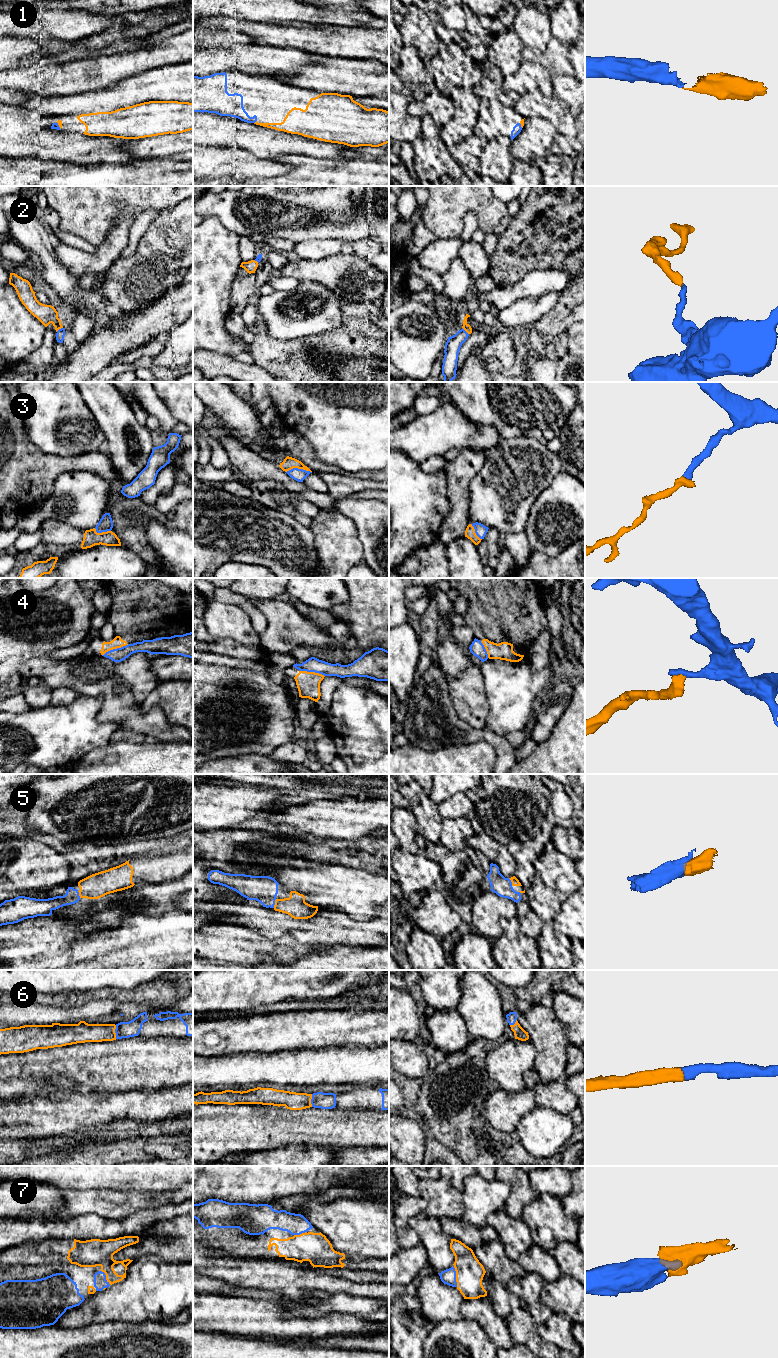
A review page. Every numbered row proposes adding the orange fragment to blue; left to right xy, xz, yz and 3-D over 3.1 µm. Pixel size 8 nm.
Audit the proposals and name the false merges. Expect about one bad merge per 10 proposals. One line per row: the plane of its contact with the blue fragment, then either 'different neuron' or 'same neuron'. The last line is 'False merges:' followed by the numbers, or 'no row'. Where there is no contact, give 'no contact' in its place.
1: xz | same neuron
2: yz | same neuron
3: xz | same neuron
4: xy | same neuron
5: xz | same neuron
6: xy | same neuron
7: yz | same neuron
False merges: no row

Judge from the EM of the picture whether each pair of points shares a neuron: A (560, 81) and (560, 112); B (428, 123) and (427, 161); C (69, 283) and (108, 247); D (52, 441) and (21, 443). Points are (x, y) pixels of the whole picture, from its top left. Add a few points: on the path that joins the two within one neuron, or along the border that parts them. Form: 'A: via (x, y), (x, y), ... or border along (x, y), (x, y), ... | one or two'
A: border along (552, 95), (567, 107), (574, 118) | two
B: via (428, 132), (427, 152) | one
C: border along (58, 261), (78, 279) | two
D: border along (23, 423), (28, 437), (42, 451), (53, 455) | two

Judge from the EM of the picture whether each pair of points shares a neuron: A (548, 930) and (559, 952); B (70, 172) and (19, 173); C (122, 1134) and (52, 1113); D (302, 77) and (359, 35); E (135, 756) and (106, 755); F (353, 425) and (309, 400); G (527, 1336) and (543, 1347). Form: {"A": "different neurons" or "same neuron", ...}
{"A": "same neuron", "B": "same neuron", "C": "different neurons", "D": "different neurons", "E": "same neuron", "F": "same neuron", "G": "same neuron"}

